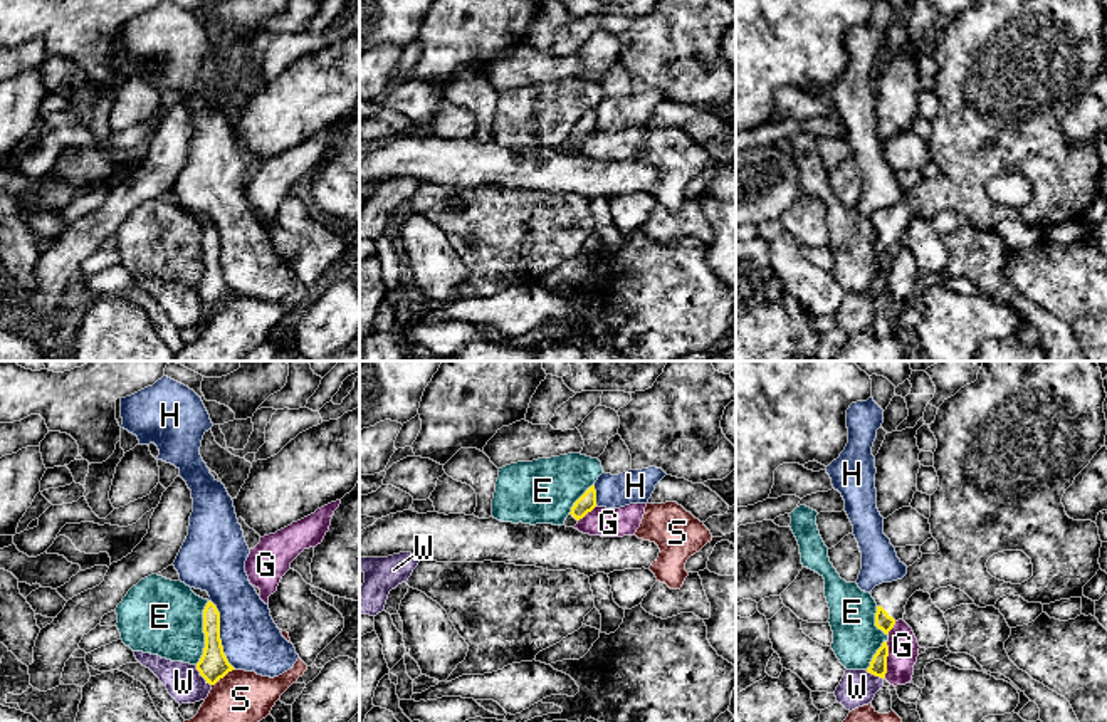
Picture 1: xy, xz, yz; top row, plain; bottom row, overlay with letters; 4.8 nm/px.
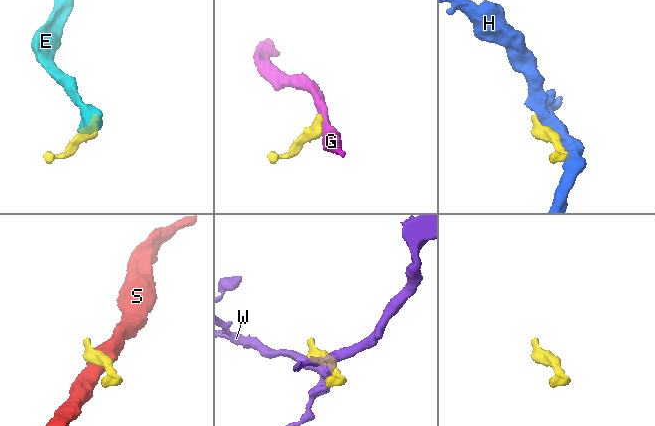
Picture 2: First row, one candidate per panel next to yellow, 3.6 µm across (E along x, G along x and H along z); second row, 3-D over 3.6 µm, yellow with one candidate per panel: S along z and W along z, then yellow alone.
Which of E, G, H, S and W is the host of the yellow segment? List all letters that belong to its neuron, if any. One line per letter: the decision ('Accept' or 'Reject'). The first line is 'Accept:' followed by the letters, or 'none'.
Accept: none
E: Reject
G: Reject
H: Reject
S: Reject
W: Reject

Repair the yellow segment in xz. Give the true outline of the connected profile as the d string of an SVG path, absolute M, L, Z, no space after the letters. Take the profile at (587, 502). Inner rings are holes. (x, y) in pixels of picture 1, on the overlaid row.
M591 485L571 507L569 515L566 517L564 524L566 527L574 527L580 519L583 519L588 512L591 512L596 507L596 490L595 485Z

